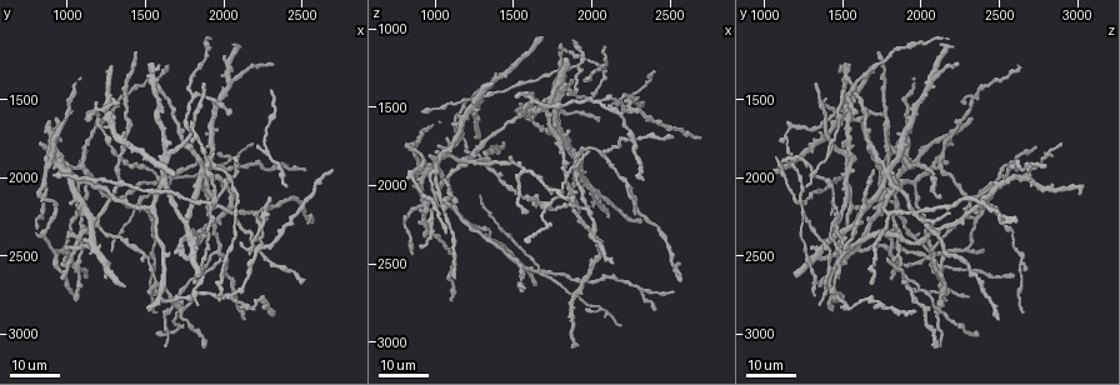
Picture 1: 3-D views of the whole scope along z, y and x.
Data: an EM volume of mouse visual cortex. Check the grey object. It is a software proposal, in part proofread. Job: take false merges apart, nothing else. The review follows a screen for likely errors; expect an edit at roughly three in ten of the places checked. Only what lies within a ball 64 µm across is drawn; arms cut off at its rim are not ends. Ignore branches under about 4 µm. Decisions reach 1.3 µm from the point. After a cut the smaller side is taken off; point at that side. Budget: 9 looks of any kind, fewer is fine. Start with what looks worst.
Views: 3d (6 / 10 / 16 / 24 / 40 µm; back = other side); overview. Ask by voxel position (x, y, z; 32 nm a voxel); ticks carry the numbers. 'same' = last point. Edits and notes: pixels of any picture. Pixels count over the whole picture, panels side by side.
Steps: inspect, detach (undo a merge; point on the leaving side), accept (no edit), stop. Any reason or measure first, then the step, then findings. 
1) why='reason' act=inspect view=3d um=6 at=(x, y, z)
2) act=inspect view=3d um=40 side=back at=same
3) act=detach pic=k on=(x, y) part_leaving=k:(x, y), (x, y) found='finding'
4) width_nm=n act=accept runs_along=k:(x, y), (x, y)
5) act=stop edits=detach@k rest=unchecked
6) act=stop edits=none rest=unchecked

why='three-way junction' act=inspect view=3d um=24 at=(2200, 2220, 1960)

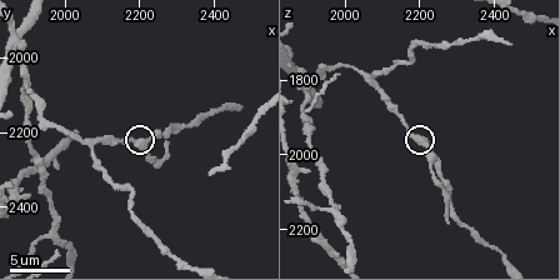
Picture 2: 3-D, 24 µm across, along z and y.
why='zoom in' act=inspect view=3d um=10 at=(2210, 2230, 1980)

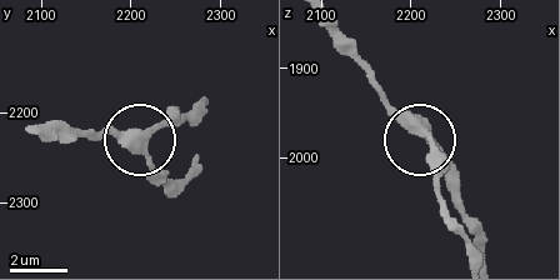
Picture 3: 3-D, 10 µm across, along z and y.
act=inspect view=3d um=10 side=back at=(2215, 2235, 1970)

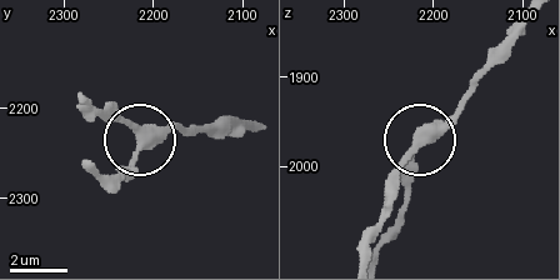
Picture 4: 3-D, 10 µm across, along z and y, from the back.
act=accept runs_along=4:(525, 25), (465, 104), (425, 138), (403, 180) found='continuous, no second neuron'

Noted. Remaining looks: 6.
act=inspect view=3d um=24 at=(1900, 2000, 1800)

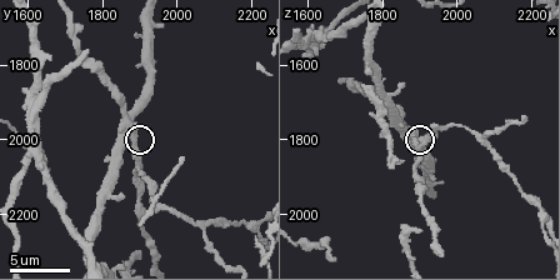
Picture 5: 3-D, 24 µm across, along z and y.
act=inspect view=3d um=6 at=same

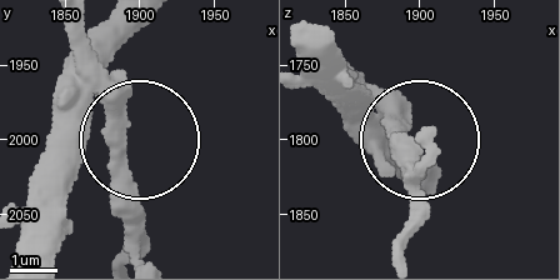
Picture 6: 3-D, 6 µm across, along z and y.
width_nm=370 act=accept runs_along=6:(20, 259), (68, 151), (91, 131), (120, 131), (104, 24) found='continuous, no second neuron'

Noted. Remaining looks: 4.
why='three-way junction' act=inspect view=3d um=24 at=(1820, 1480, 1540)

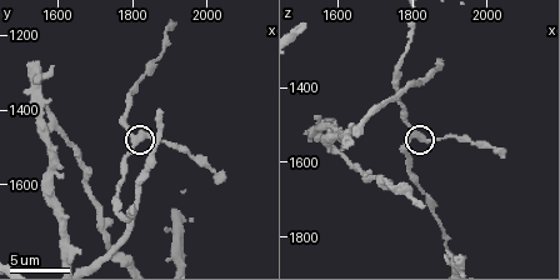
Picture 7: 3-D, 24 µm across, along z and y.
why='closer look' act=inspect view=3d um=10 at=(1800, 1460, 1540)

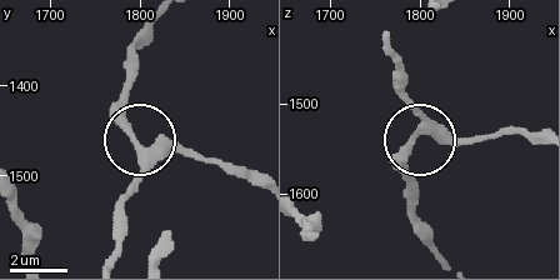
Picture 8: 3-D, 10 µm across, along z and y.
side_arm_um=9 act=accept runs_along=8:(388, 38), (394, 85), (414, 109), (416, 133), (493, 138) found='continuous, no second neuron'

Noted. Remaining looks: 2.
why='three arms meet' act=inspect view=3d um=24 at=(2240, 2420, 1540)

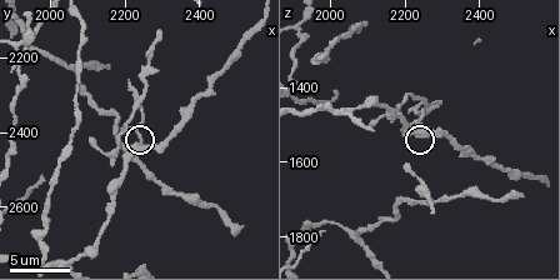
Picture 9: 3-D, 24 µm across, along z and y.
why='zoom in' act=inspect view=3d um=6 at=(2250, 2430, 1520)

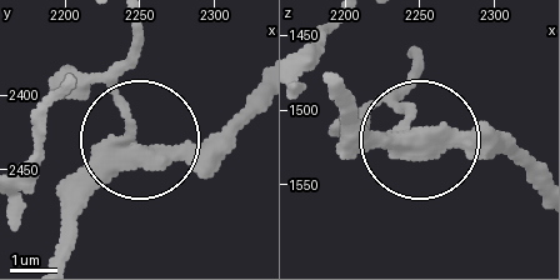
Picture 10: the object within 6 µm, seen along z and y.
side_arm_um=24 act=detach pic=10 on=(80, 85) part_leaving=10:(110, 143), (126, 130), (119, 71), (130, 23) found='a second neuron is stuck on'

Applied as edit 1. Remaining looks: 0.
act=stop edits=detach@10 rest=unchecked

